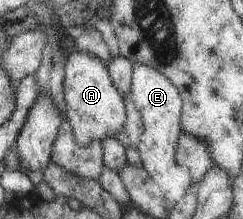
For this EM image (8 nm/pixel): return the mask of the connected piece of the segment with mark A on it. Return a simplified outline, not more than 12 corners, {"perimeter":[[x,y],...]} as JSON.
{"perimeter":[[75,50],[64,70],[76,142],[117,137],[124,100],[98,56]]}

